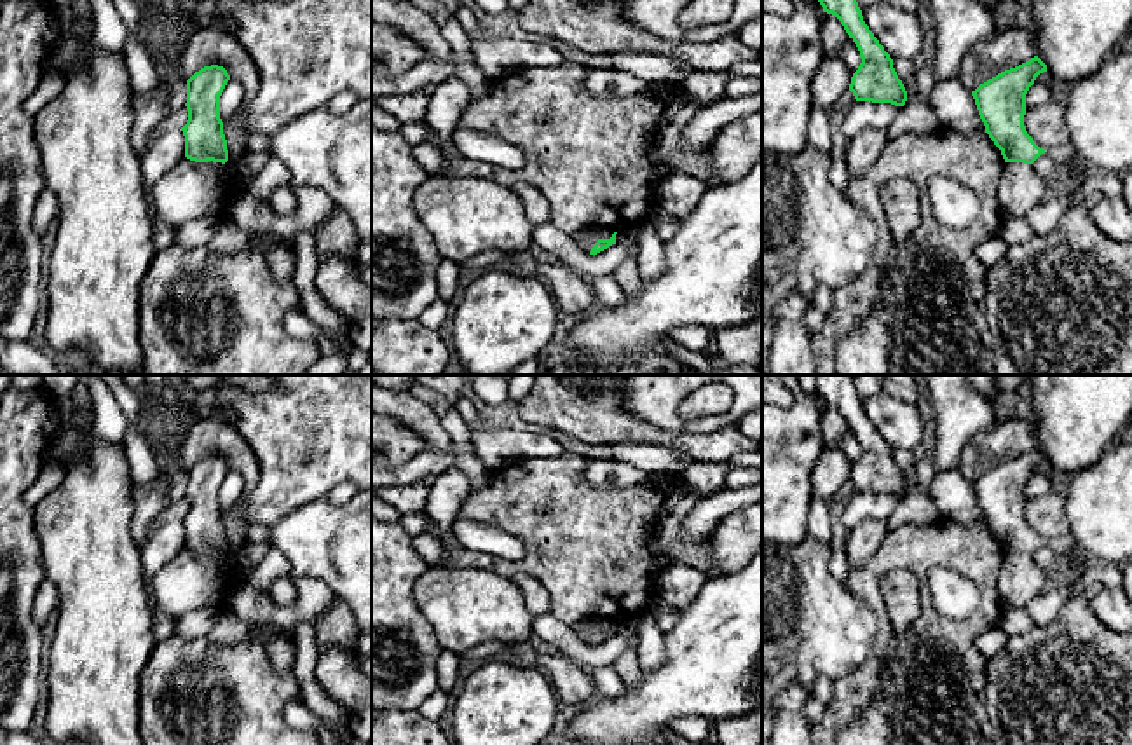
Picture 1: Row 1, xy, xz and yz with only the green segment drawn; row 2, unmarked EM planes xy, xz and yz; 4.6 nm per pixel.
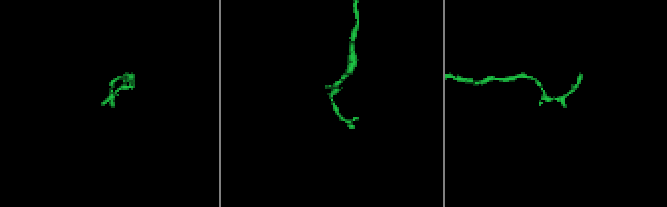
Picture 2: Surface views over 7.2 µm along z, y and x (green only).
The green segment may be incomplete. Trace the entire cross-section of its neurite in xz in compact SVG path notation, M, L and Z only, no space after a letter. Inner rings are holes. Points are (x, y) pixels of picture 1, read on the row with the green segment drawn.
M590 227L572 232L570 237L583 251L597 255L616 244L616 234L617 232L605 227Z

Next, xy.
M211 65L187 80L188 120L181 127L185 159L150 190L159 223L187 223L222 213L230 194L228 161L220 96L230 80L223 66Z

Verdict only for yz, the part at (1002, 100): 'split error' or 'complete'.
split error

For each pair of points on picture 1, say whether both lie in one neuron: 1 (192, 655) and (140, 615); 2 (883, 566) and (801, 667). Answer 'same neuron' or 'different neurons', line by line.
1: different neurons
2: different neurons

